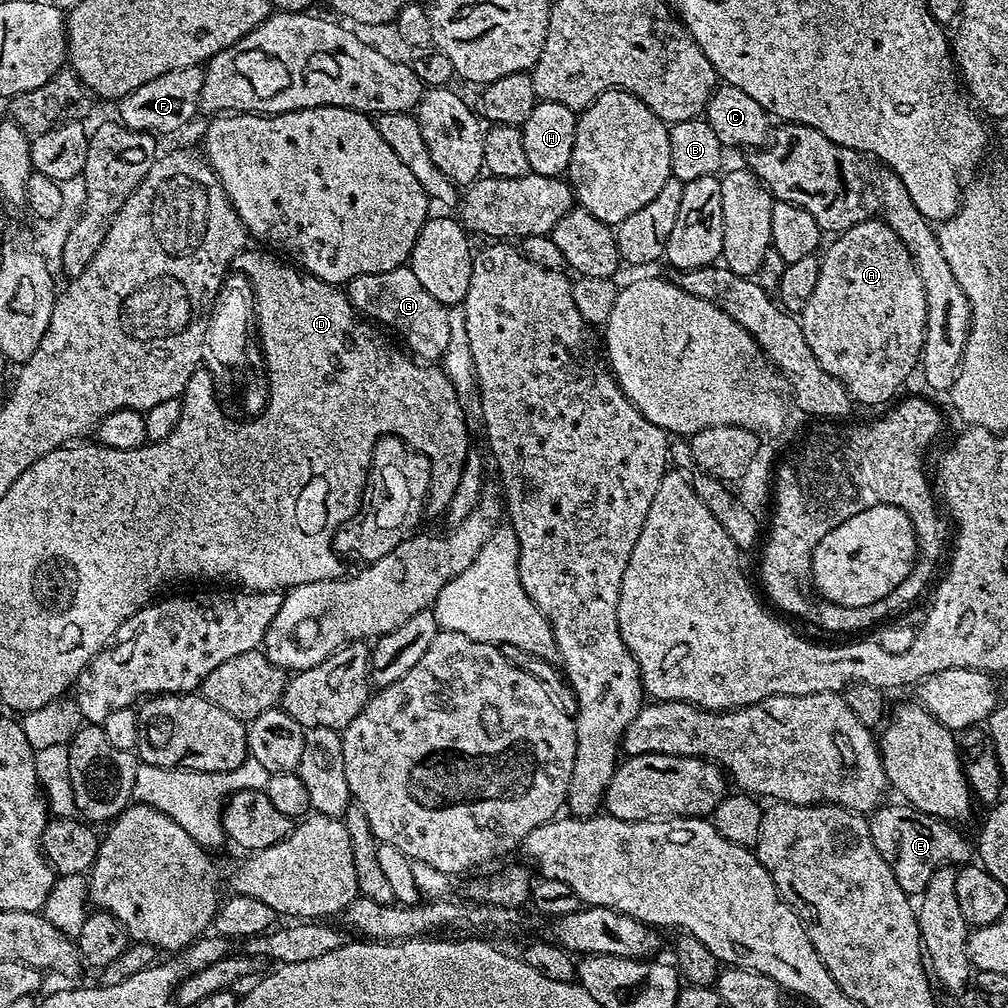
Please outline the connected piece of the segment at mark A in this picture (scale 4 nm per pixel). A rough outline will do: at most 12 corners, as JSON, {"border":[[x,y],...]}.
{"border":[[865,218],[819,257],[806,346],[857,405],[917,367],[925,290]]}

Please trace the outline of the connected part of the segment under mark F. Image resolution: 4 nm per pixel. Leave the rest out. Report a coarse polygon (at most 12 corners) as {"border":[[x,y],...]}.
{"border":[[204,68],[170,70],[119,101],[134,132],[176,132],[200,108]]}

